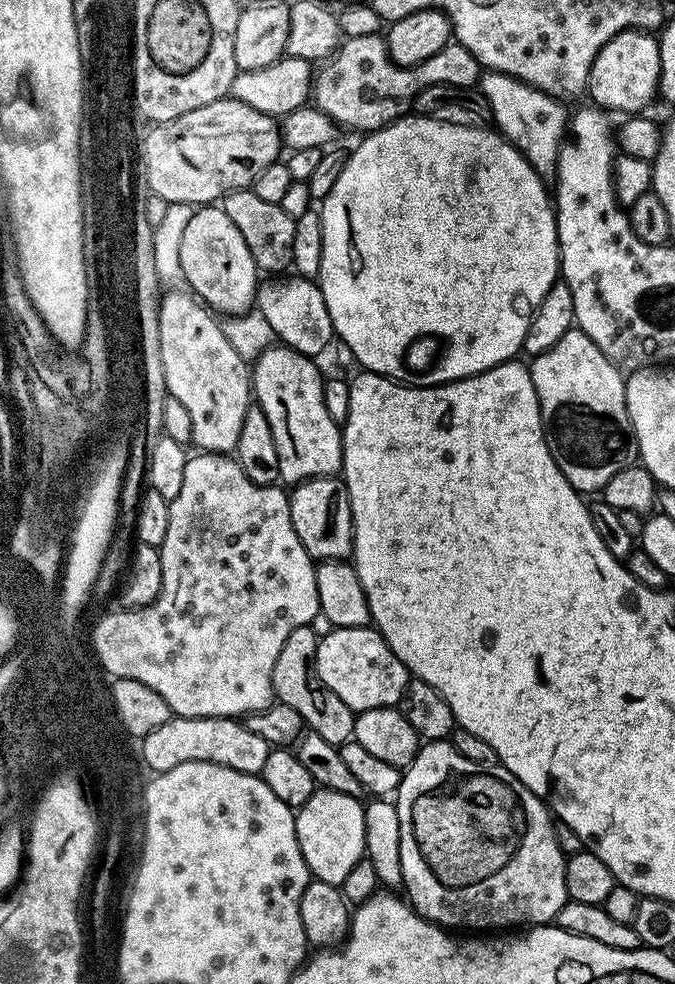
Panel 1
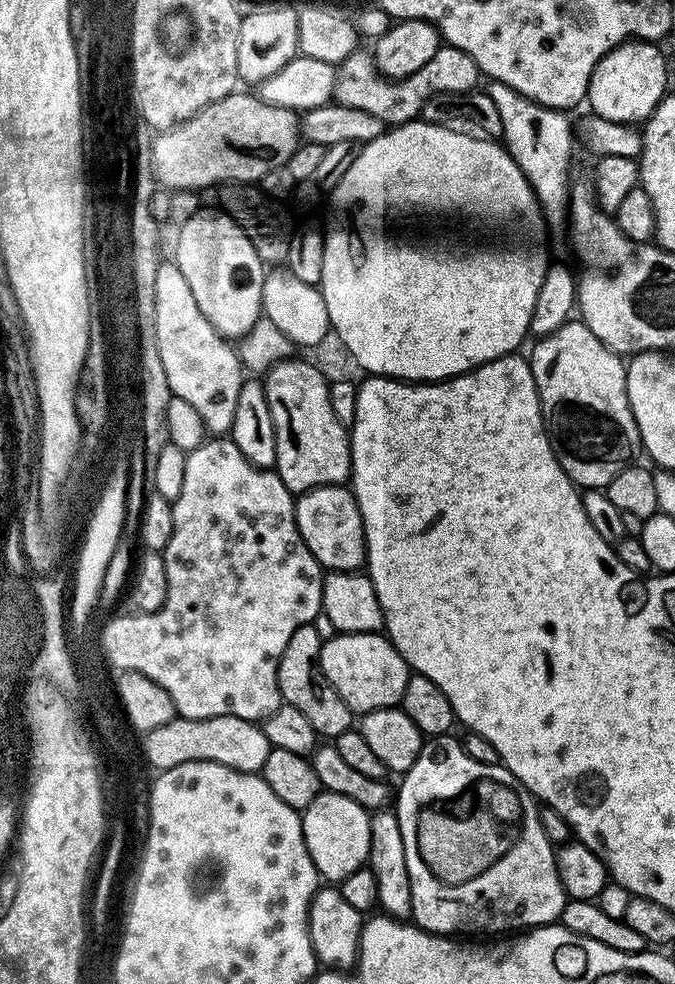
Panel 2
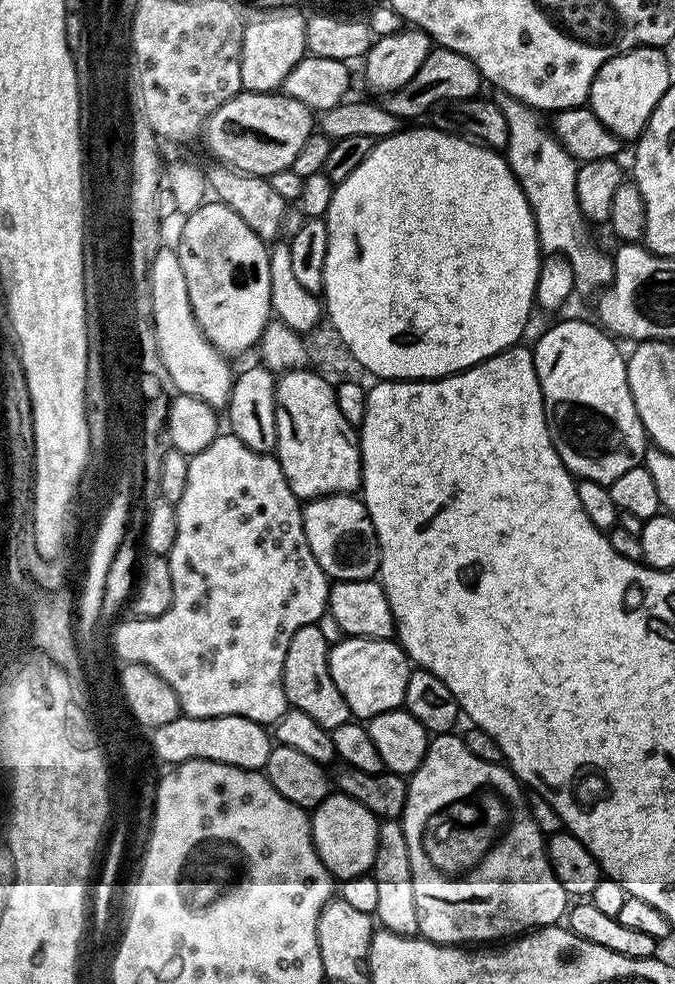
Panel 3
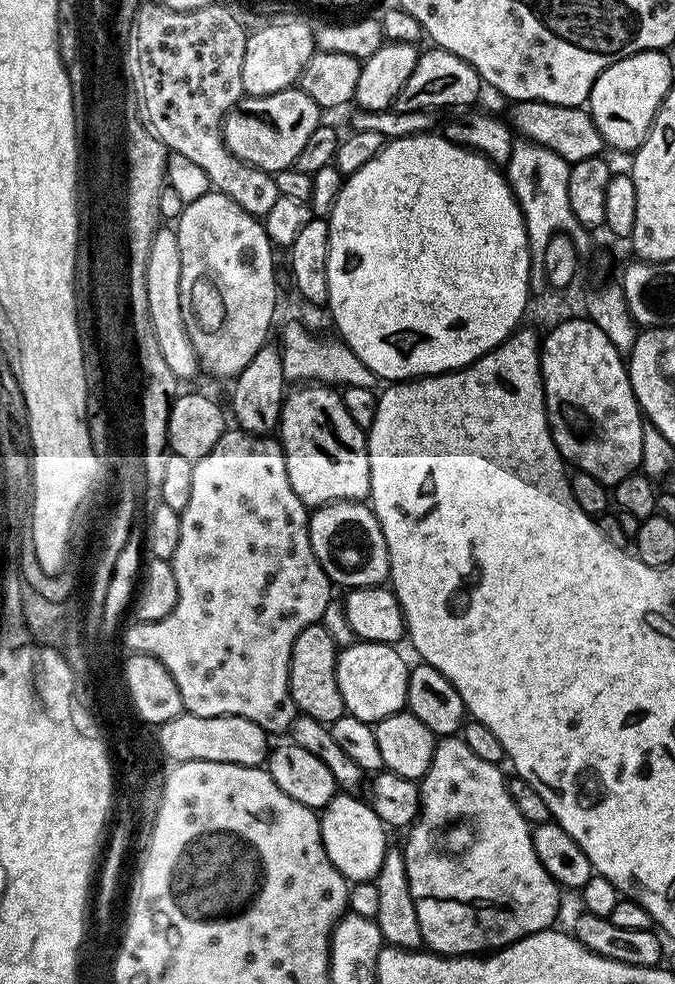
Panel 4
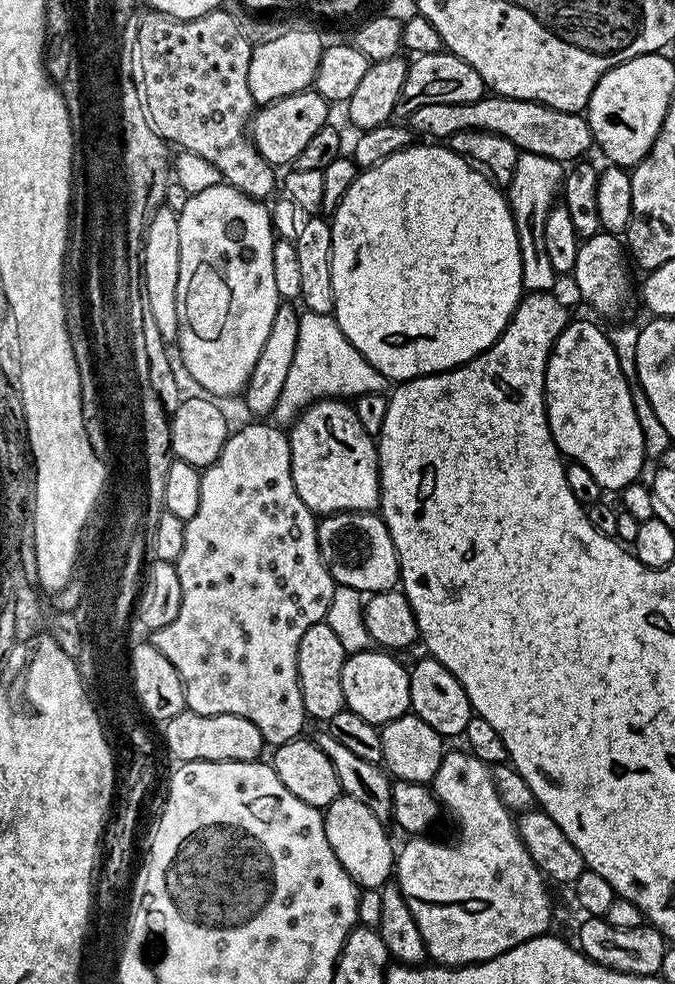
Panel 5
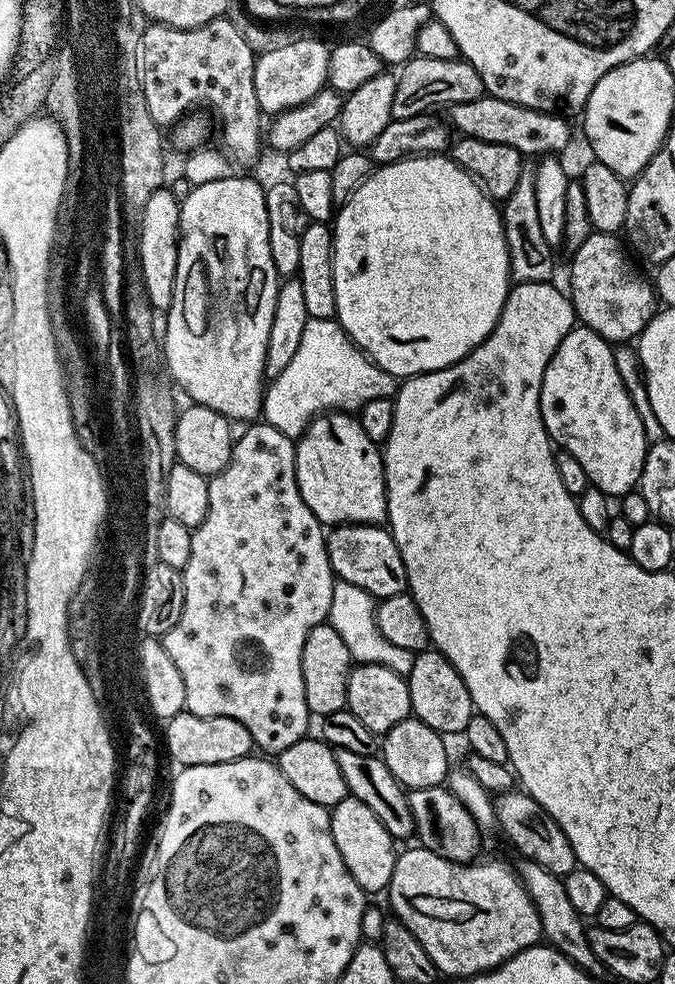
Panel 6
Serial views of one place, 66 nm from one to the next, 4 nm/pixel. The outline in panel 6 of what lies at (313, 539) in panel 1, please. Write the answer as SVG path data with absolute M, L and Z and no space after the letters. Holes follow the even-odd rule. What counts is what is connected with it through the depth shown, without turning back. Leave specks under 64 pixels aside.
M338 524L327 533L328 557L339 579L366 590L373 598L402 594L408 587L406 566L391 531L379 524Z

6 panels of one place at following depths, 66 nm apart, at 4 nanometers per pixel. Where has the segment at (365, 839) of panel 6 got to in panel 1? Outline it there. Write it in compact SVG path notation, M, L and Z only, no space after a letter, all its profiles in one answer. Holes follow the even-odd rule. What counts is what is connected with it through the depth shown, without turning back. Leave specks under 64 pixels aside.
M317 787L304 805L295 809L295 813L298 846L302 850L302 858L306 858L309 873L317 880L339 886L352 867L365 859L364 804L350 794L338 794L338 790Z

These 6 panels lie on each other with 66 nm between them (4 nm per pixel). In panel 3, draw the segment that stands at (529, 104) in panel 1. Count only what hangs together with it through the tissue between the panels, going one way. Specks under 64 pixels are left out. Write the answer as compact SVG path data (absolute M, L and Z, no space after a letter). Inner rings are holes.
M503 94L495 97L496 105L506 114L508 147L506 149L507 171L516 175L516 188L524 195L527 207L534 214L541 253L560 252L570 258L574 266L576 292L595 297L608 287L614 278L614 260L592 241L588 234L590 225L578 206L576 194L576 169L578 161L556 141L555 136L540 119L541 113L530 108L513 96Z

